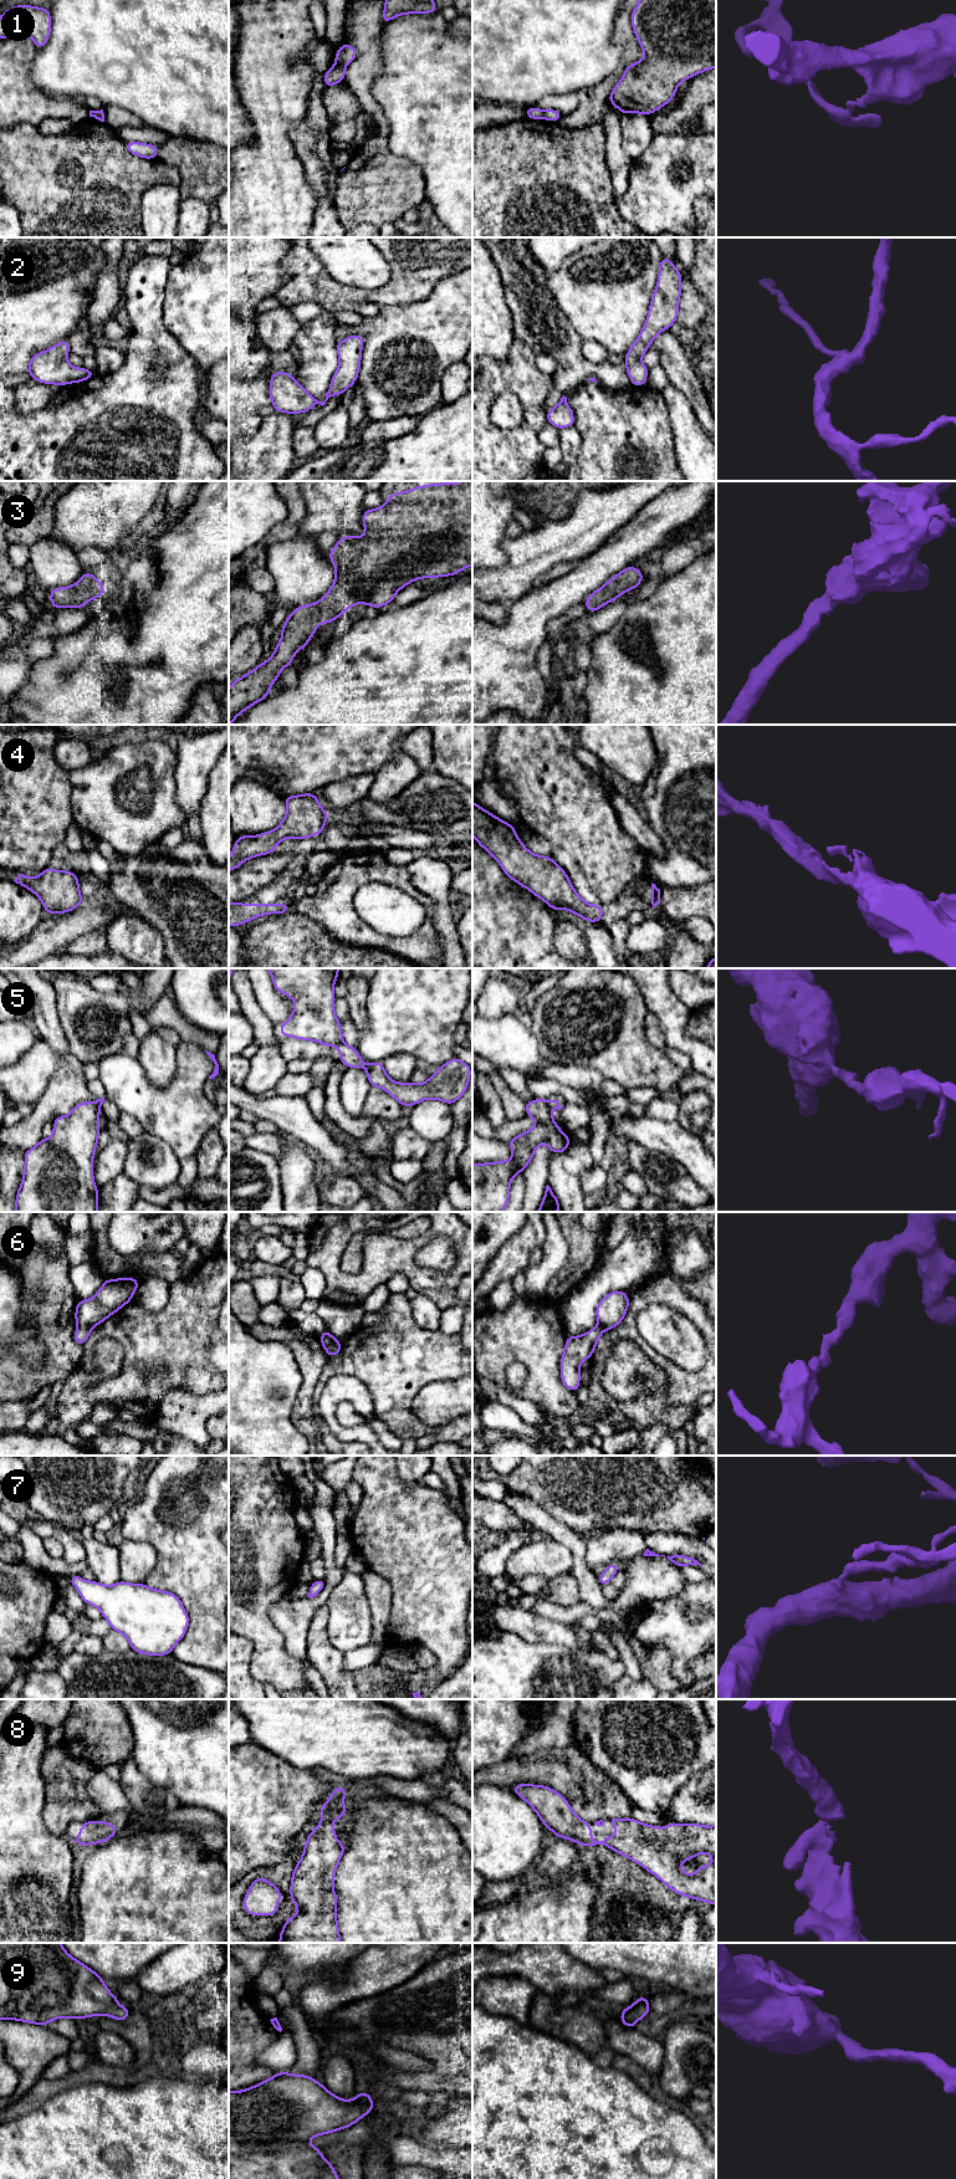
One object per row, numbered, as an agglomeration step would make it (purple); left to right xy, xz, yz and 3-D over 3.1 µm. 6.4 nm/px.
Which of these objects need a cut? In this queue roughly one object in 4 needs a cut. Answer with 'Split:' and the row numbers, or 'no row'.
Split: 1, 5, 6

